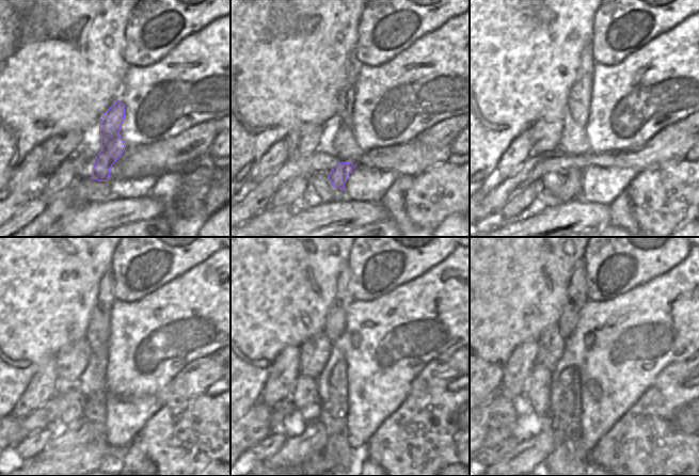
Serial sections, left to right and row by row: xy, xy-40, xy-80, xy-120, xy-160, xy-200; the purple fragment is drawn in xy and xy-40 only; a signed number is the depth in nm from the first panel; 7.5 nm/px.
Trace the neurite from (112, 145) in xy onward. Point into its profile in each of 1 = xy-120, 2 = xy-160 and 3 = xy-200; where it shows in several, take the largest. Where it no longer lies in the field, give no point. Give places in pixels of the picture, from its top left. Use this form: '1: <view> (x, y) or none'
1: xy-120 (76, 434)
2: xy-160 (296, 450)
3: xy-200 (531, 454)

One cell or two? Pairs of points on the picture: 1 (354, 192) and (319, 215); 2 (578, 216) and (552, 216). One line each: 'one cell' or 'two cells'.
1: two cells
2: one cell

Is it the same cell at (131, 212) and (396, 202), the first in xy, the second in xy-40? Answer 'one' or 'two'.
two

